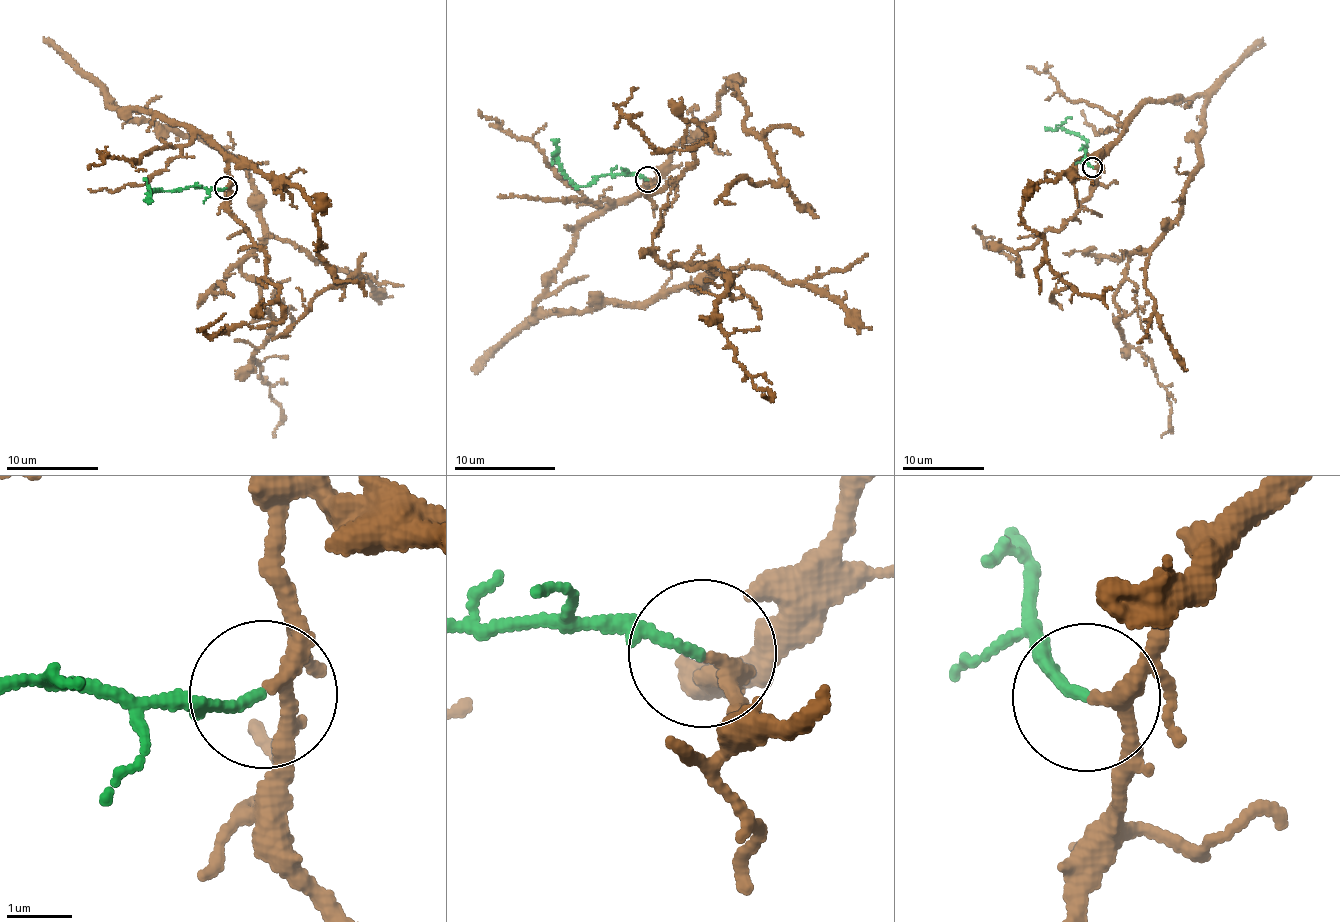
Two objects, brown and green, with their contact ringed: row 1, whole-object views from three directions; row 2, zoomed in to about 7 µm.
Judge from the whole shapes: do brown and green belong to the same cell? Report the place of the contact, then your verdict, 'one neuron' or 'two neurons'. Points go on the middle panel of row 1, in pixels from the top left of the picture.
place (647, 179); one neuron

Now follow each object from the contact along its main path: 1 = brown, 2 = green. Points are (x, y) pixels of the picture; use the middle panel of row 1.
1: (648, 180), (585, 222), (535, 304), (641, 304), (717, 267), (718, 327), (762, 395)
2: (648, 180), (638, 175), (602, 175), (578, 187), (564, 173), (558, 149), (552, 165)

